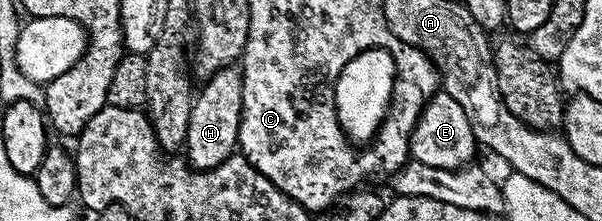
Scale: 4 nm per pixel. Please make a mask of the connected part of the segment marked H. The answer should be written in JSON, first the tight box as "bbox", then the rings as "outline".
{"bbox":[184,67,242,170],"outline":[[[237,67],[221,68],[205,81],[202,93],[193,97],[188,118],[188,132],[184,145],[184,156],[190,167],[199,170],[220,166],[228,157],[235,155],[238,148],[238,130],[242,121],[242,73]]]}

